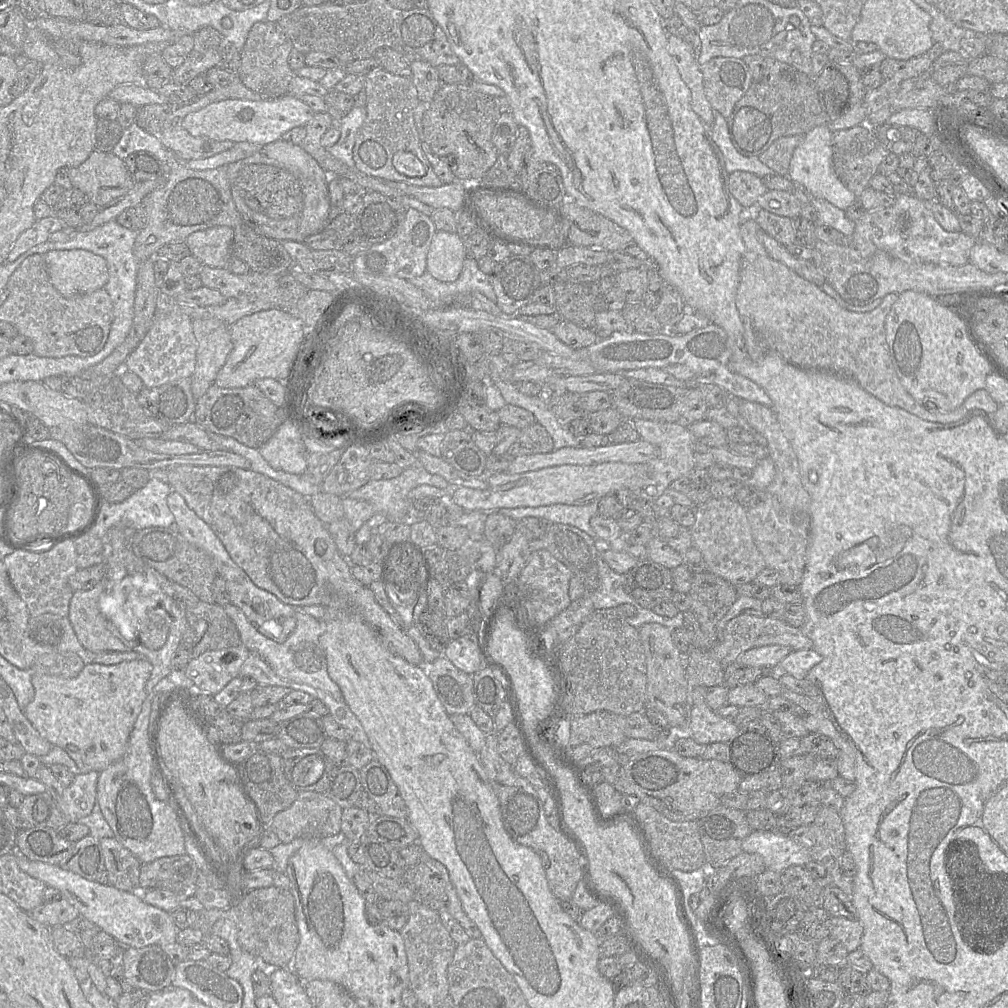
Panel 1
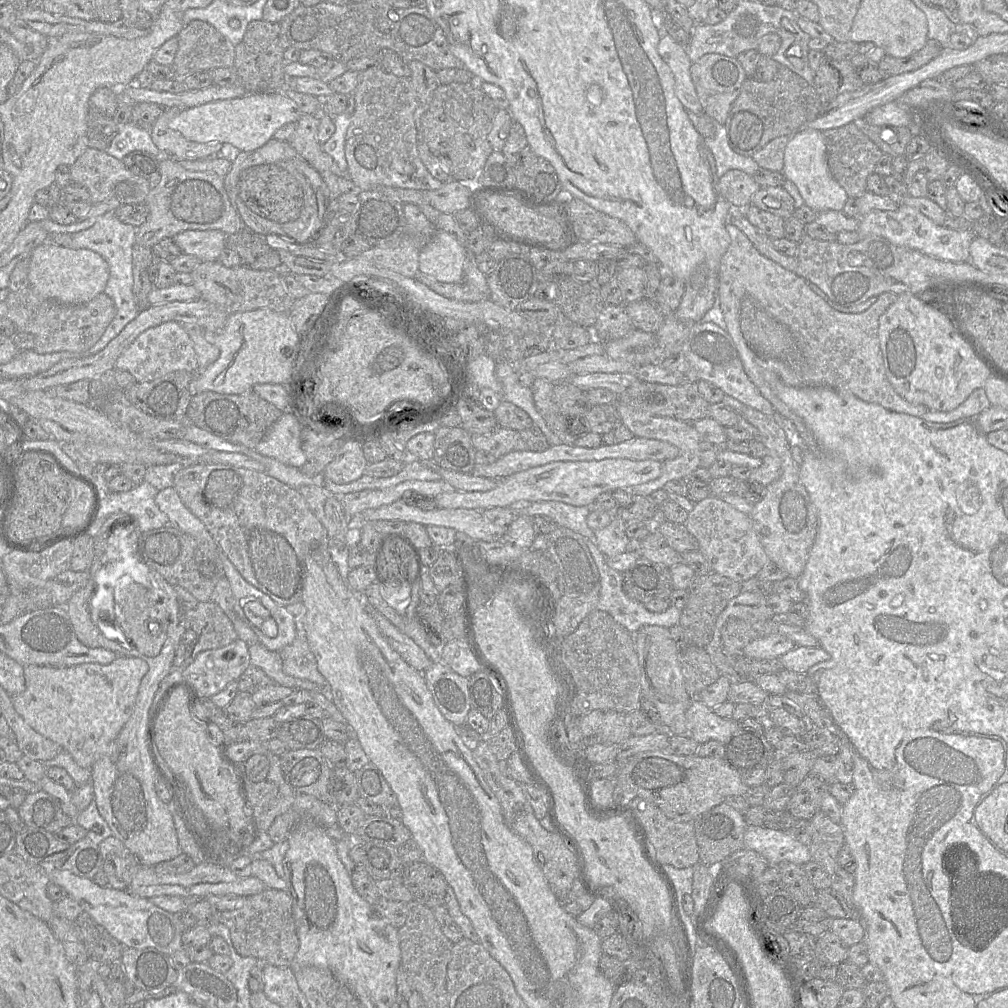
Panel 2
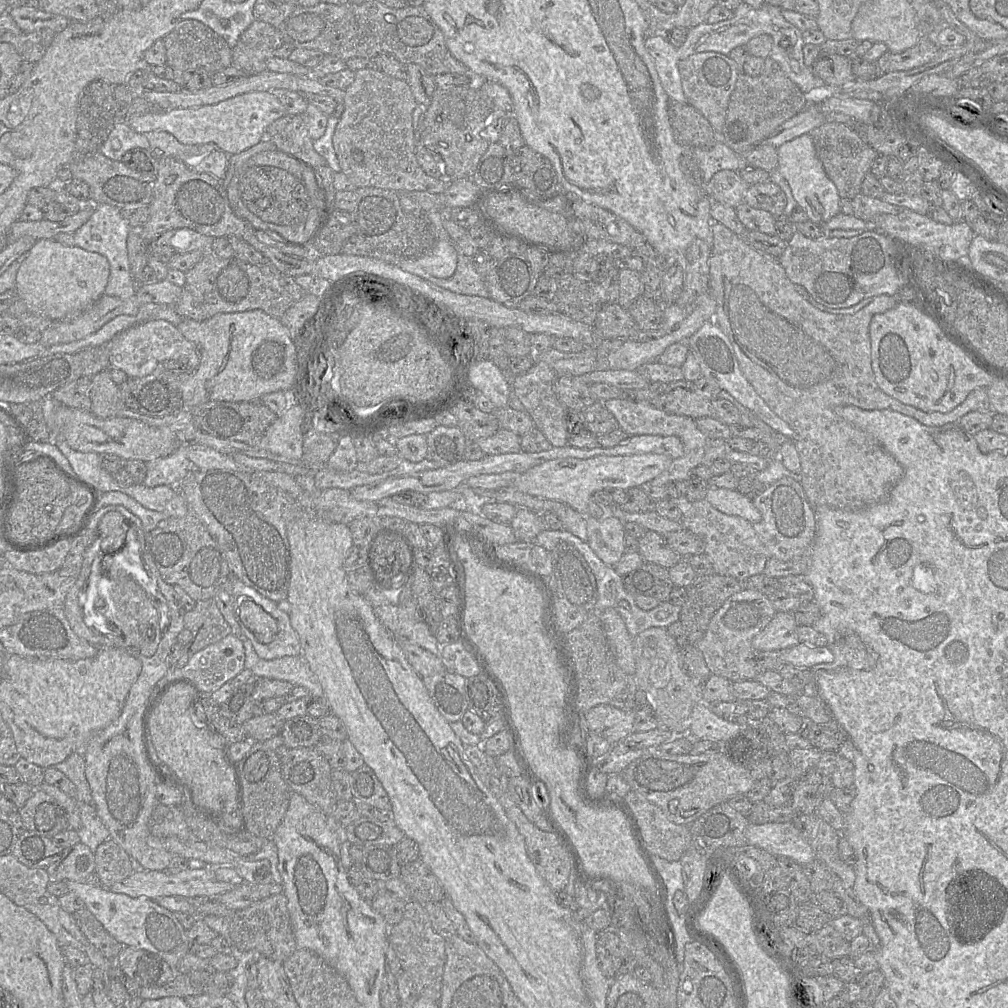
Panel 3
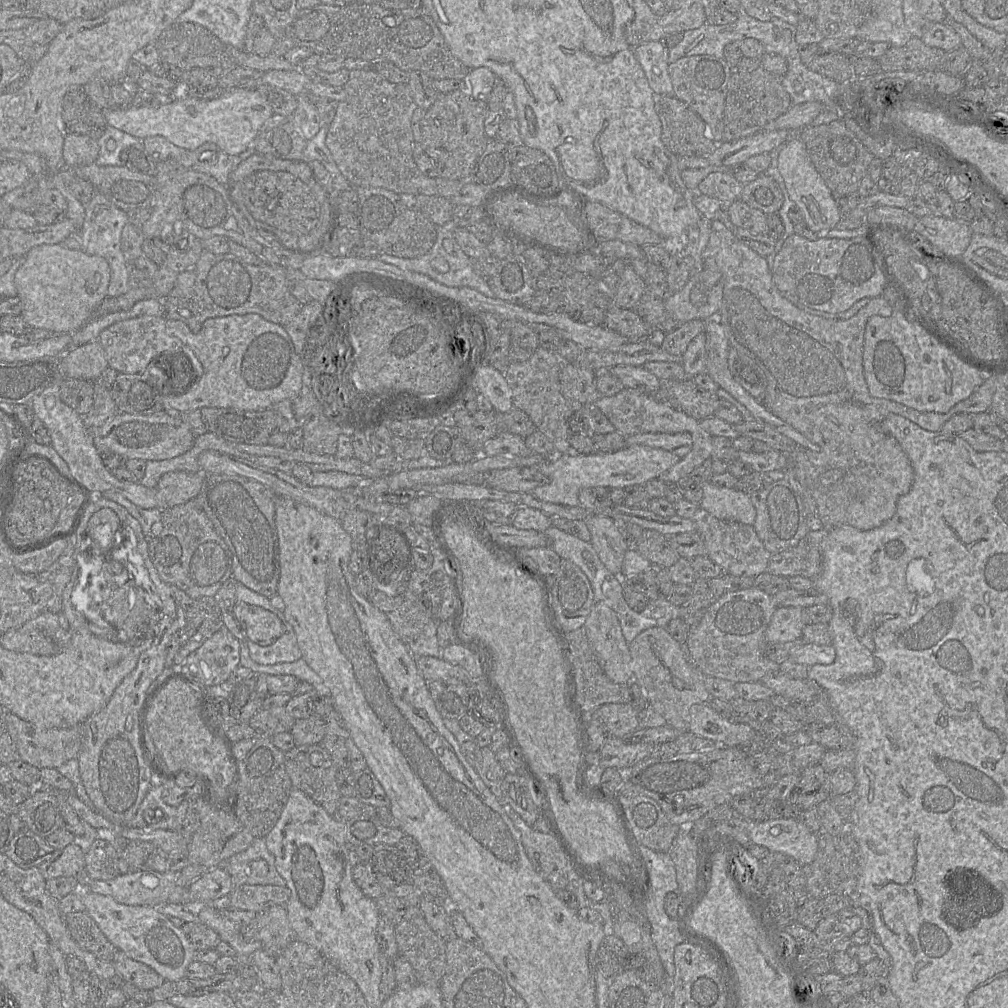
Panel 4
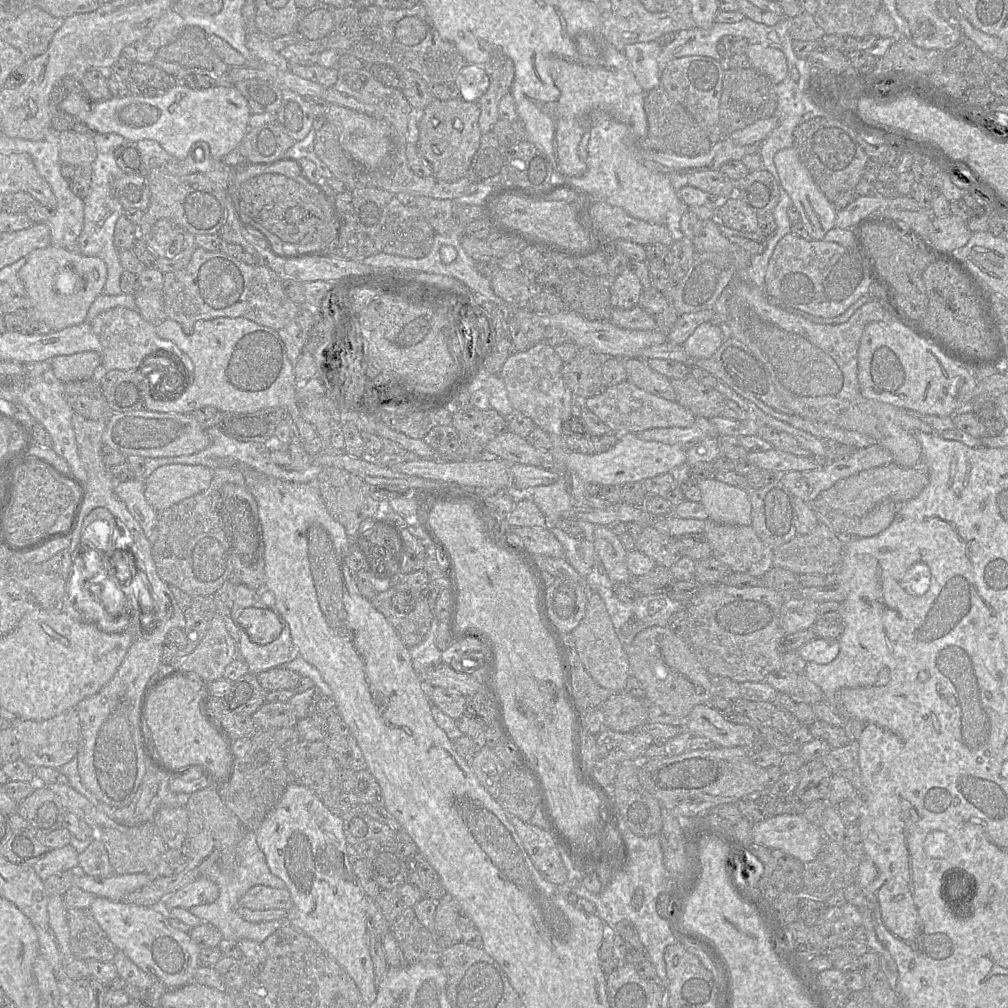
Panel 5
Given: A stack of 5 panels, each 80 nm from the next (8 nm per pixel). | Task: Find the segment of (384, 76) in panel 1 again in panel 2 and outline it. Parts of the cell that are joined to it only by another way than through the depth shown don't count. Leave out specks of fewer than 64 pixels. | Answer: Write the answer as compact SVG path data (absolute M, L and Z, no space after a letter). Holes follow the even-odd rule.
M375 66L359 72L358 85L350 96L354 98L355 110L345 137L345 157L347 175L357 188L360 191L385 186L419 191L441 188L443 182L430 174L418 154L414 112L420 103L410 79L395 76Z

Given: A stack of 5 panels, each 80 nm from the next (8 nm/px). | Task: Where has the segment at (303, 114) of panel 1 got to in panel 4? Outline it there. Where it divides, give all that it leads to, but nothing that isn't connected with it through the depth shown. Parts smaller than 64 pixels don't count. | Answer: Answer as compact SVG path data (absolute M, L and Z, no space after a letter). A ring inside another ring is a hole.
M252 88L225 89L224 94L215 99L202 99L197 96L172 96L164 98L159 105L127 106L125 108L103 109L109 126L122 130L132 136L144 140L150 136L163 136L178 147L194 151L204 143L214 143L218 149L234 159L252 148L252 143L266 120L273 111L262 95Z

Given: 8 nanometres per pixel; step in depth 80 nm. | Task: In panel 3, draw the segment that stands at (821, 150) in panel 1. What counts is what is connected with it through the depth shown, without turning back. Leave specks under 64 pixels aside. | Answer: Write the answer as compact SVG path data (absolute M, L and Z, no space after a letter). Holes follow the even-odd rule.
M809 134L783 143L777 148L777 155L777 170L787 181L795 201L806 212L809 221L824 224L841 212L841 197L835 184L825 173Z

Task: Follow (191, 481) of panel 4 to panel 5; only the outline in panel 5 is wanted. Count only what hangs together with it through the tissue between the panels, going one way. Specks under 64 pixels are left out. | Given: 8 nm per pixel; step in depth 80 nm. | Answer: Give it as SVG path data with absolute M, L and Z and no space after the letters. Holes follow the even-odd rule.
M169 464L160 466L144 481L145 499L156 512L163 511L207 490L213 478L213 472L213 469L203 465Z

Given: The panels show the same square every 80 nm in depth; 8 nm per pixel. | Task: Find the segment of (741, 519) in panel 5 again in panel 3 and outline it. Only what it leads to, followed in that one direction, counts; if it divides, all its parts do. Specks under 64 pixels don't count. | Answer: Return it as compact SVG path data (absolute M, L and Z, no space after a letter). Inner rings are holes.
M709 487L706 500L724 514L742 517L752 524L761 521L761 514L753 501L737 490Z

